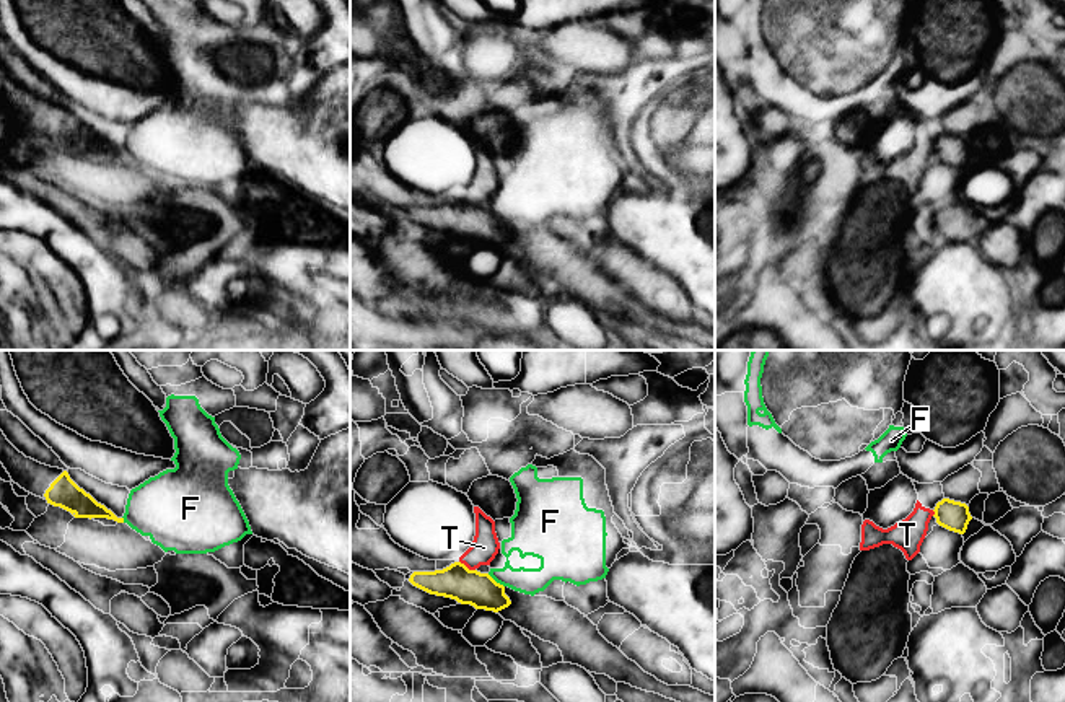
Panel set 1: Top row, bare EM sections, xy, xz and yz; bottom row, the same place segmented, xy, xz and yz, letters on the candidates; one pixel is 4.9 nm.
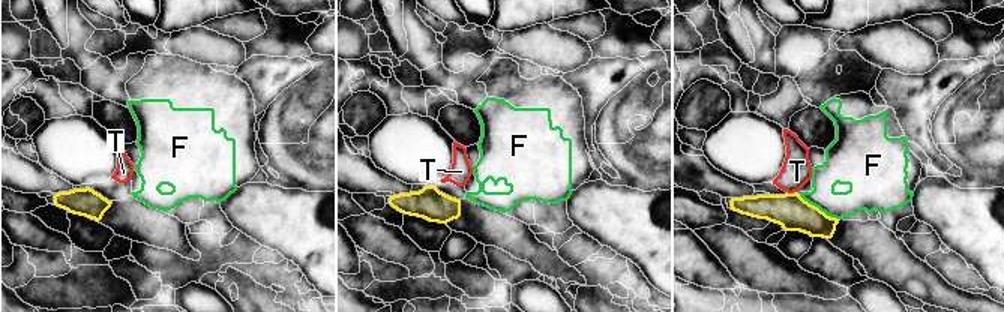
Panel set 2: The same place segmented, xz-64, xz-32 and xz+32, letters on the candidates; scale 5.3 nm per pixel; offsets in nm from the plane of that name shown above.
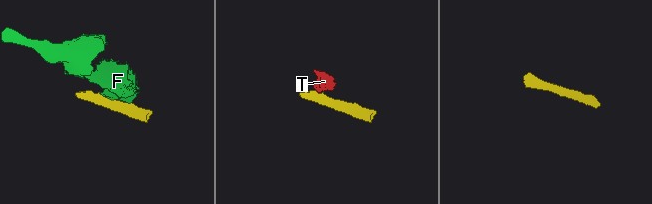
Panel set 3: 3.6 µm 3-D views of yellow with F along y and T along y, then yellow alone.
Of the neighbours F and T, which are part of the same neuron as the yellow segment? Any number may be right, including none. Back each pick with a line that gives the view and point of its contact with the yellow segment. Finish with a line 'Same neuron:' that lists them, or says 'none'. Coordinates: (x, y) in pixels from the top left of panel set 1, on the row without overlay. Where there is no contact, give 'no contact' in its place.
Same neuron: none

